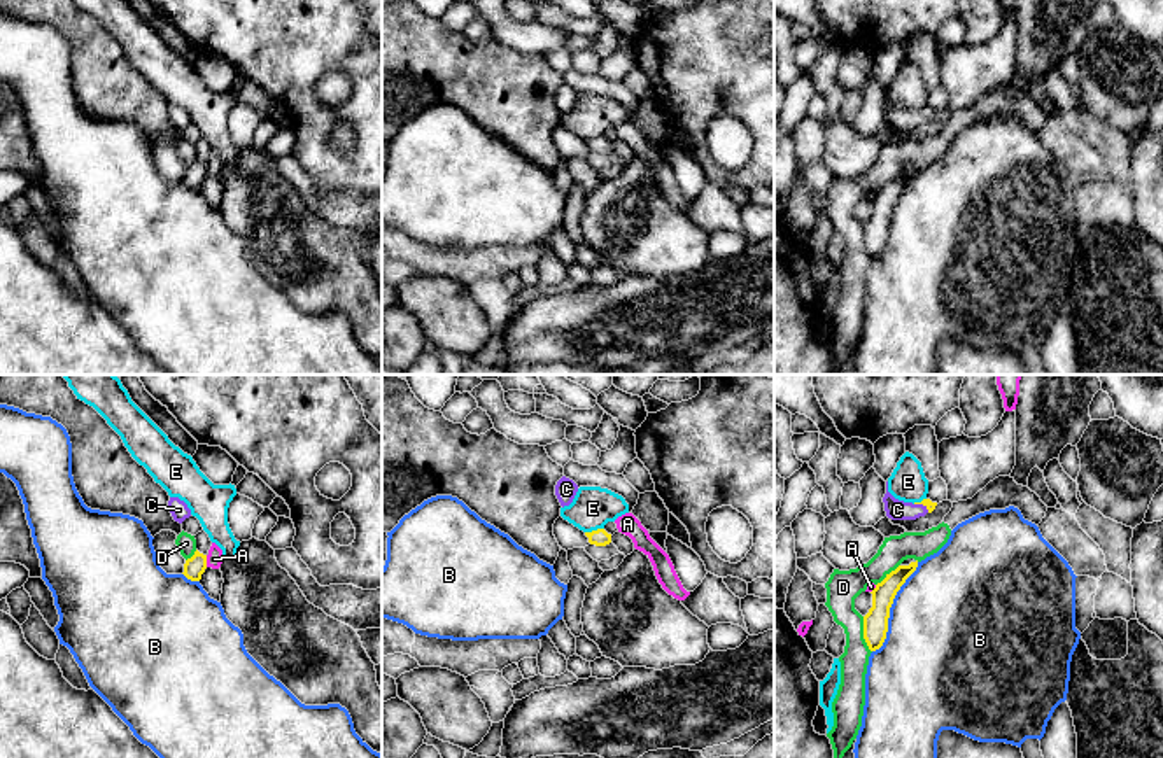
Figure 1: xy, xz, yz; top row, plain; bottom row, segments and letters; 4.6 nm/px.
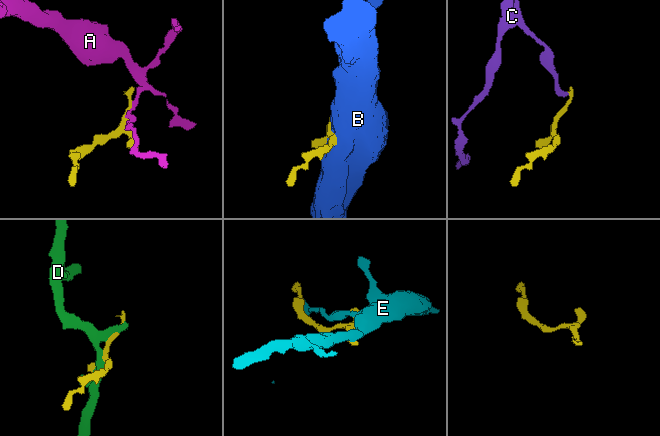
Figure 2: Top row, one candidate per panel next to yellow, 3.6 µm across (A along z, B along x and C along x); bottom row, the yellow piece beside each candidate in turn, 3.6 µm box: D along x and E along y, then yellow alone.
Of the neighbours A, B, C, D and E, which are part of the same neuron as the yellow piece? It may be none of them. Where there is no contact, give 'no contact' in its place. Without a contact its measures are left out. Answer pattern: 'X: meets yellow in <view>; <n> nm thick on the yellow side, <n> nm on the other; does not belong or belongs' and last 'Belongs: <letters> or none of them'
A: meets yellow in xy; 90 nm thick on the yellow side, 80 nm on the other; does not belong
B: meets yellow in yz; 110 nm thick on the yellow side, 500 nm on the other; does not belong
C: meets yellow in yz; 50 nm thick on the yellow side, 100 nm on the other; belongs
D: meets yellow in yz; 110 nm thick on the yellow side, 160 nm on the other; does not belong
E: meets yellow in xz; 80 nm thick on the yellow side, 190 nm on the other; does not belong
Belongs: C

